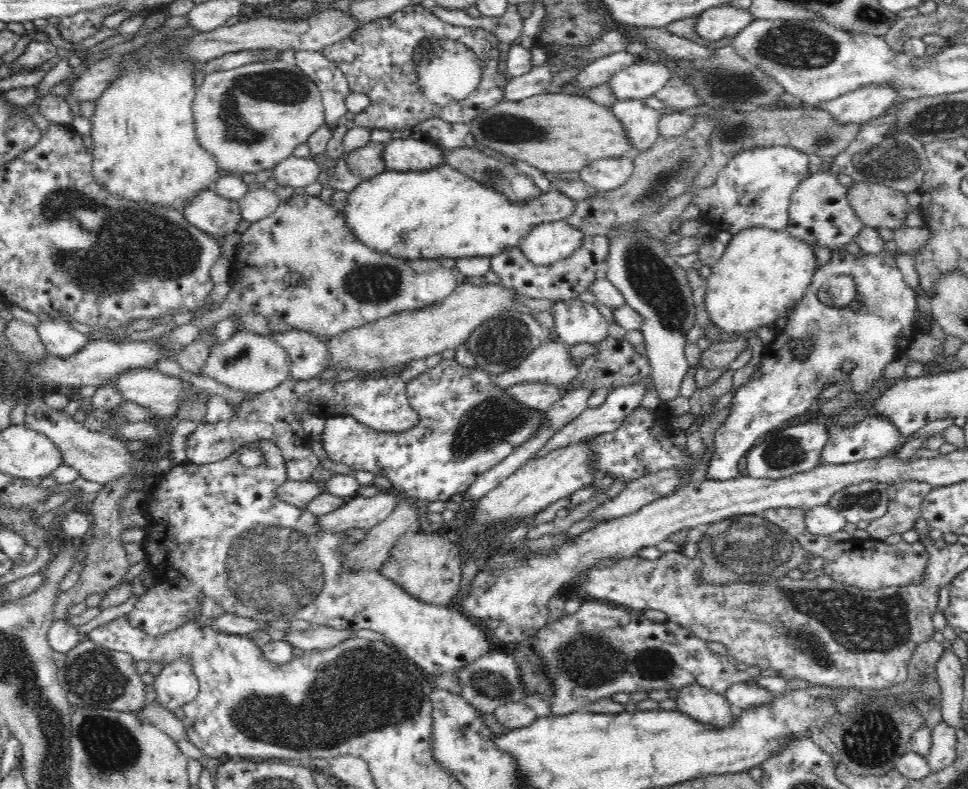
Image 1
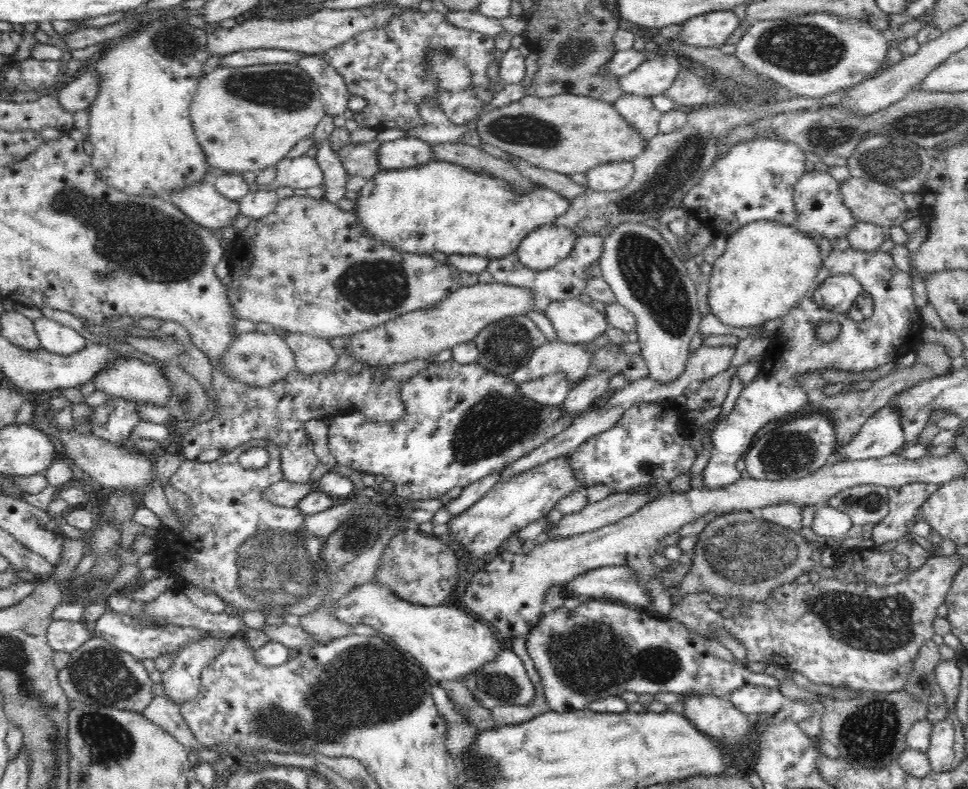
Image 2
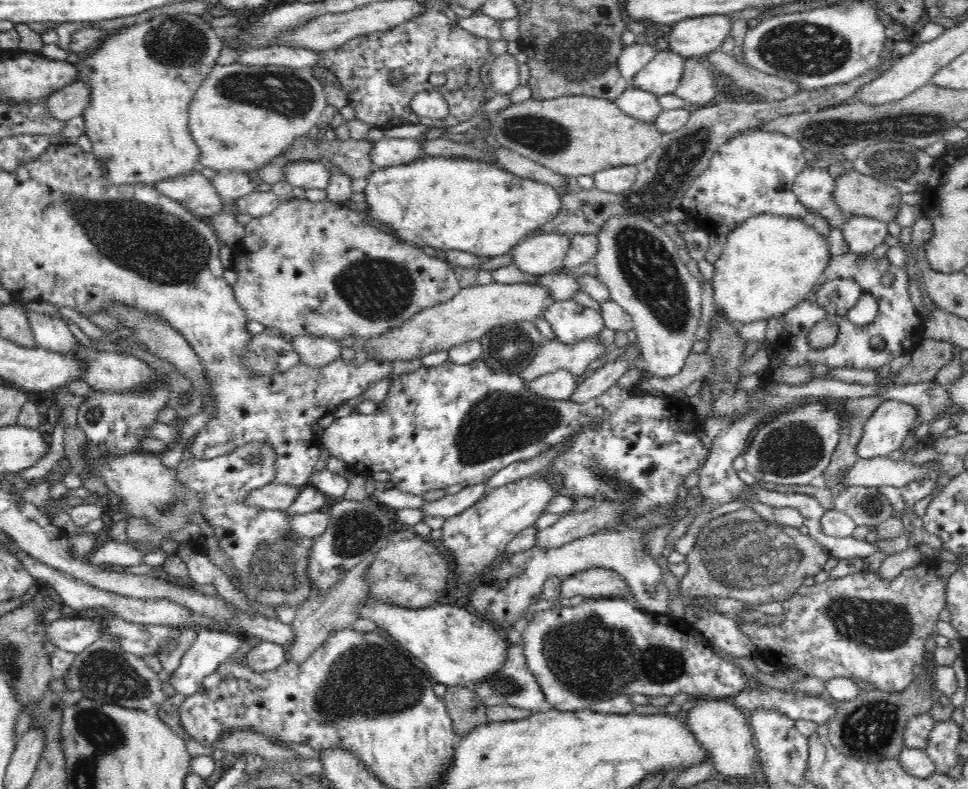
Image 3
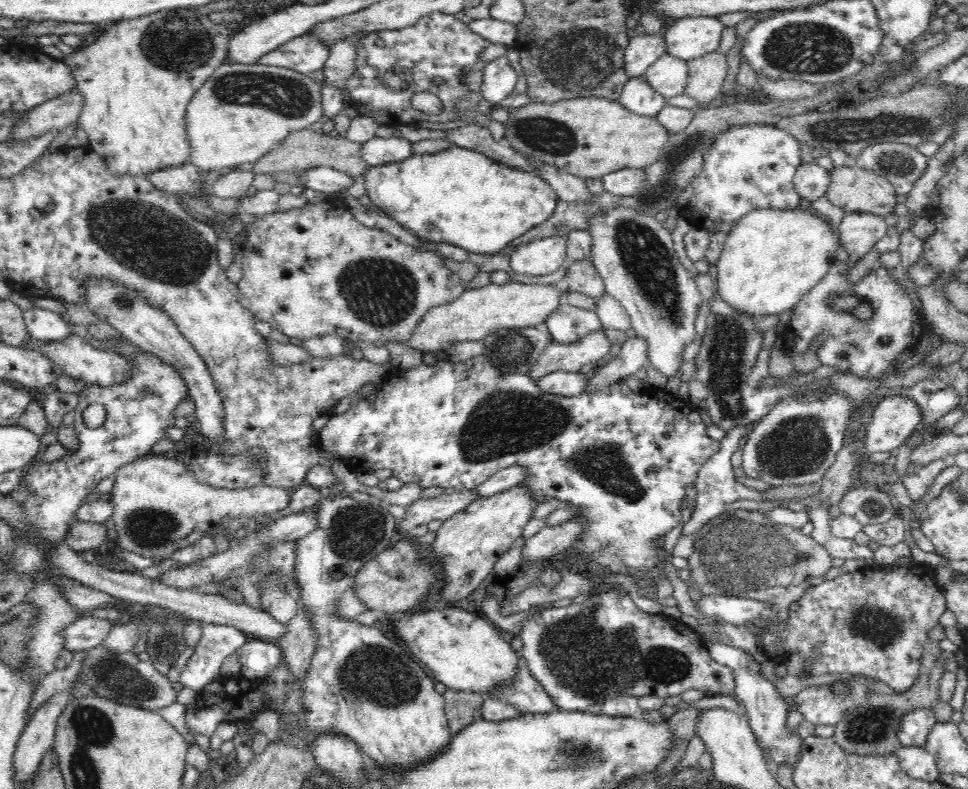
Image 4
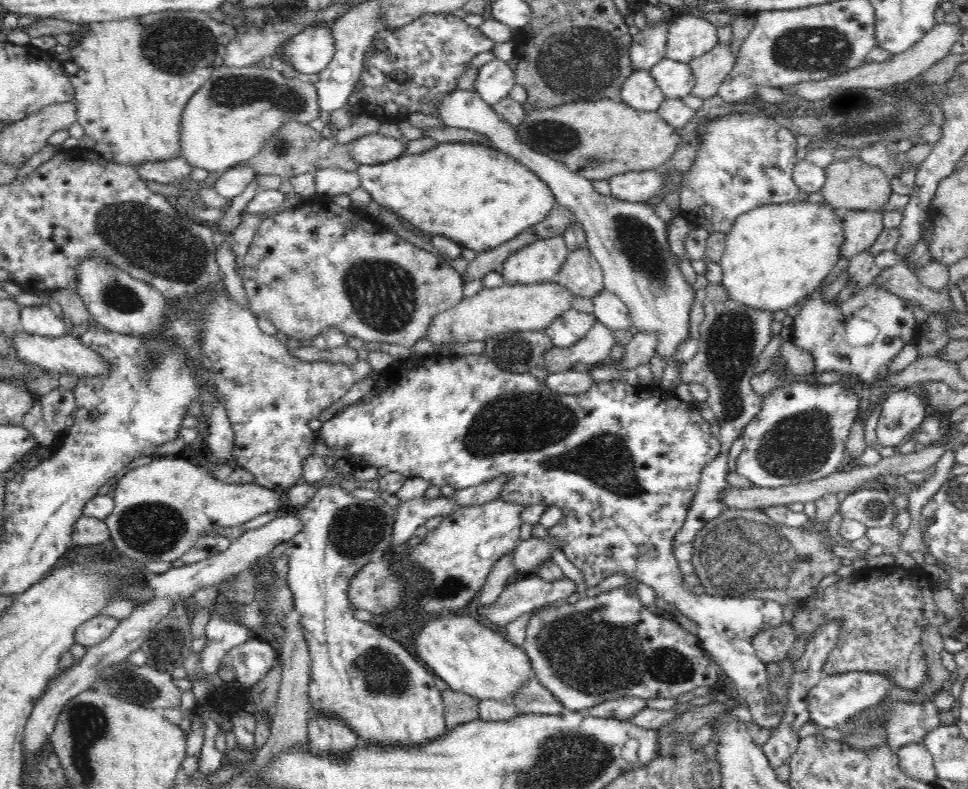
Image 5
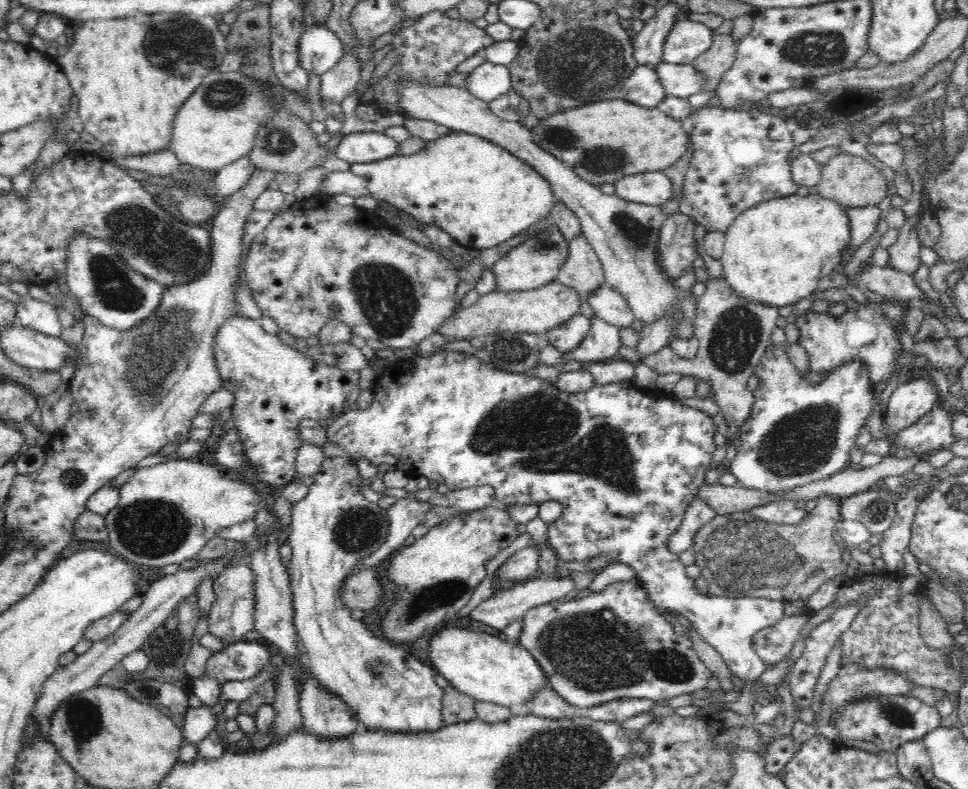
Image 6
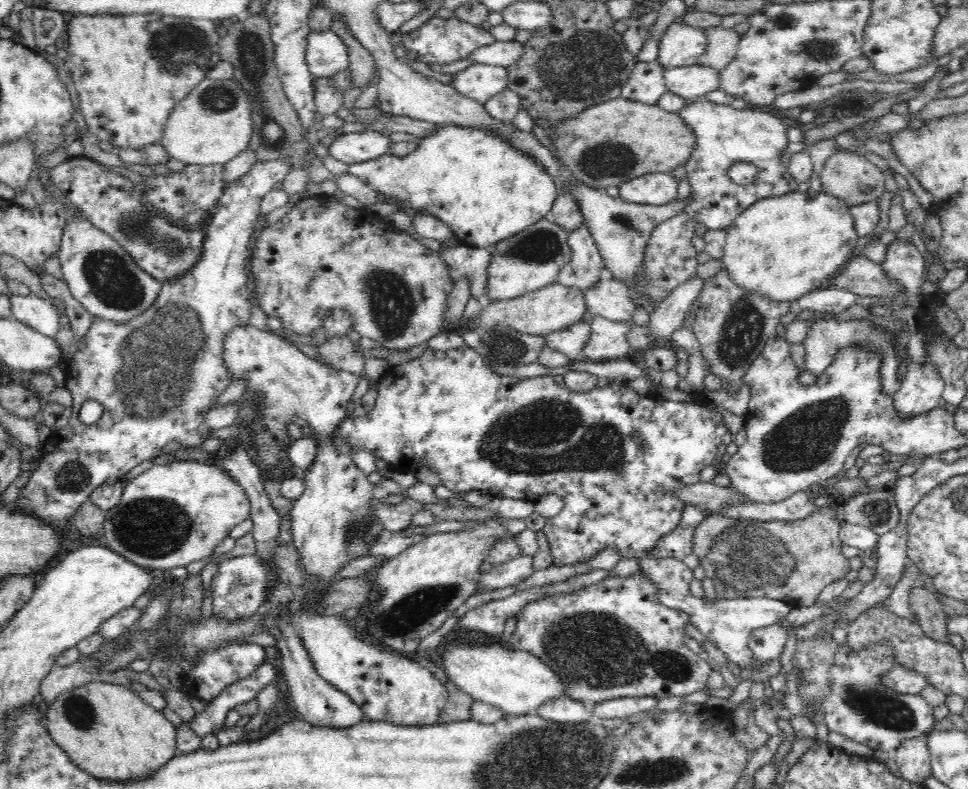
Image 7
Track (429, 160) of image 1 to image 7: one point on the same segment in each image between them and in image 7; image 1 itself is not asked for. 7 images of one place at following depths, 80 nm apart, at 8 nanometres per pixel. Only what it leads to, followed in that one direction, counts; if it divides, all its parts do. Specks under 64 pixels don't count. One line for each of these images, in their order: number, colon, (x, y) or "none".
2: (406, 152)
3: (394, 151)
4: (377, 151)
5: (372, 149)
6: (357, 147)
7: (354, 147)

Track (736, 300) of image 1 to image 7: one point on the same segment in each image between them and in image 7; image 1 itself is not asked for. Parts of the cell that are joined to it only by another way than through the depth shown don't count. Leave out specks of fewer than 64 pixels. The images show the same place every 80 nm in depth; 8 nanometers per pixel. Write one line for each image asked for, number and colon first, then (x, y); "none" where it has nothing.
2: (768, 267)
3: (770, 263)
4: (771, 259)
5: (775, 255)
6: (775, 253)
7: (784, 247)

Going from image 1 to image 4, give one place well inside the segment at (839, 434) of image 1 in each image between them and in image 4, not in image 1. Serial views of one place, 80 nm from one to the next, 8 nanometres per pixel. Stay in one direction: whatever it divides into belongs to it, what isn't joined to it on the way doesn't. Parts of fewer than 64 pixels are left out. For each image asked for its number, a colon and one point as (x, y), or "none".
2: (881, 435)
3: (886, 429)
4: (895, 419)

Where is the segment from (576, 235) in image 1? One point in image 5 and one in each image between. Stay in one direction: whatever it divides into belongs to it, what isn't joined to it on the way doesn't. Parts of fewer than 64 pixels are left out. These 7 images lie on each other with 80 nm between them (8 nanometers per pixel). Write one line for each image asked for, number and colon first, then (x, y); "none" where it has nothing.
2: (543, 249)
3: (542, 254)
4: (542, 257)
5: (540, 261)

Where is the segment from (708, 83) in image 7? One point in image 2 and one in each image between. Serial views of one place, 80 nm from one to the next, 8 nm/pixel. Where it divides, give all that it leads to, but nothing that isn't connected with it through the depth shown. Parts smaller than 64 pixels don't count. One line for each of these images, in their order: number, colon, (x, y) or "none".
2: (657, 75)
3: (662, 76)
4: (668, 76)
5: (676, 80)
6: (682, 81)

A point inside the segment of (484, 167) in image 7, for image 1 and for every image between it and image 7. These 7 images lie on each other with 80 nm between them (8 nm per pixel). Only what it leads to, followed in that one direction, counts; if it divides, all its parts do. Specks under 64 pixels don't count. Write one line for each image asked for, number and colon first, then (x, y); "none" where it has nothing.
1: (437, 213)
2: (440, 205)
3: (448, 203)
4: (460, 196)
5: (479, 197)
6: (482, 195)

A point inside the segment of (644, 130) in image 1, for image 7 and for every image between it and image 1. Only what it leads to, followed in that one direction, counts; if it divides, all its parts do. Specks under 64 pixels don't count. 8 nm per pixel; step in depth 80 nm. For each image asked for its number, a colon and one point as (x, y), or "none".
2: (639, 111)
3: (643, 105)
4: (637, 96)
5: (639, 91)
6: (643, 87)
7: (646, 84)

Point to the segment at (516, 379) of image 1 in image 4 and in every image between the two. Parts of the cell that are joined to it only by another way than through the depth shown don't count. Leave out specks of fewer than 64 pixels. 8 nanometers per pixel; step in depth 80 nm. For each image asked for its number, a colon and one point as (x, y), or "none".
2: (573, 359)
3: (553, 355)
4: (556, 357)

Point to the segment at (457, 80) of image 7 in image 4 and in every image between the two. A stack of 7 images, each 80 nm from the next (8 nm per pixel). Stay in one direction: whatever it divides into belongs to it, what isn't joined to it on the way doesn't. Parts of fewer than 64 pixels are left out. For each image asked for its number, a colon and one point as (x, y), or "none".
4: (499, 78)
5: (495, 79)
6: (489, 81)

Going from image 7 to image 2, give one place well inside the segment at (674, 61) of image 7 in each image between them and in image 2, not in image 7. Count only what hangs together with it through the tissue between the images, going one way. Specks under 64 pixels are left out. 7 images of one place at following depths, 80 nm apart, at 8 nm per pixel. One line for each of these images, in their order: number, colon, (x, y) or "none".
2: (710, 30)
3: (692, 37)
4: (691, 37)
5: (689, 37)
6: (687, 40)

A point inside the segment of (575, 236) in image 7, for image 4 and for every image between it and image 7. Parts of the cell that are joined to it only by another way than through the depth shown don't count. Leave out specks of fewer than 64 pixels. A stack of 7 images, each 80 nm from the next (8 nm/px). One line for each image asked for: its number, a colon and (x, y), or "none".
4: (582, 276)
5: (581, 274)
6: (583, 271)

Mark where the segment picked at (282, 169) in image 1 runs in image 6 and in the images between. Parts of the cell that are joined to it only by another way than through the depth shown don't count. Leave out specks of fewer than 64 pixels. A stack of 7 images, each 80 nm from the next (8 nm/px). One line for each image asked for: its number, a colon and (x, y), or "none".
2: (304, 172)
3: (305, 174)
4: (324, 179)
5: (331, 181)
6: (336, 182)

